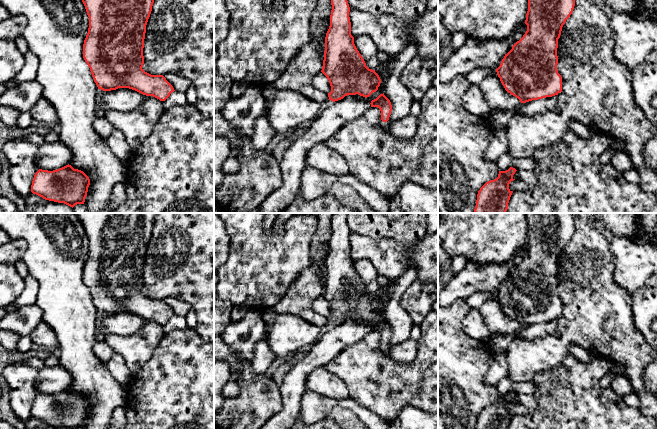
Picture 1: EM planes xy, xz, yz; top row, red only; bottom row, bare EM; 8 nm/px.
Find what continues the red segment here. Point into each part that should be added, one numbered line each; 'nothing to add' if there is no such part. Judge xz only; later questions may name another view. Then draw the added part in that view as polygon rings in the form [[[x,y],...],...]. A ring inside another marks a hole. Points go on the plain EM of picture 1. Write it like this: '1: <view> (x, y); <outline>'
1: xz (385, 349); [[[380,340],[380,348],[381,348],[381,350],[382,350],[382,352],[386,355],[386,356],[388,356],[388,357],[391,357],[390,356],[390,349],[389,349],[389,344],[387,345],[387,346],[383,346],[382,344],[381,344],[381,340]]]

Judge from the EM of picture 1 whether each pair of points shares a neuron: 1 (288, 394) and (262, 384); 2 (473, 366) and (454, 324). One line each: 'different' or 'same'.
1: different
2: same

